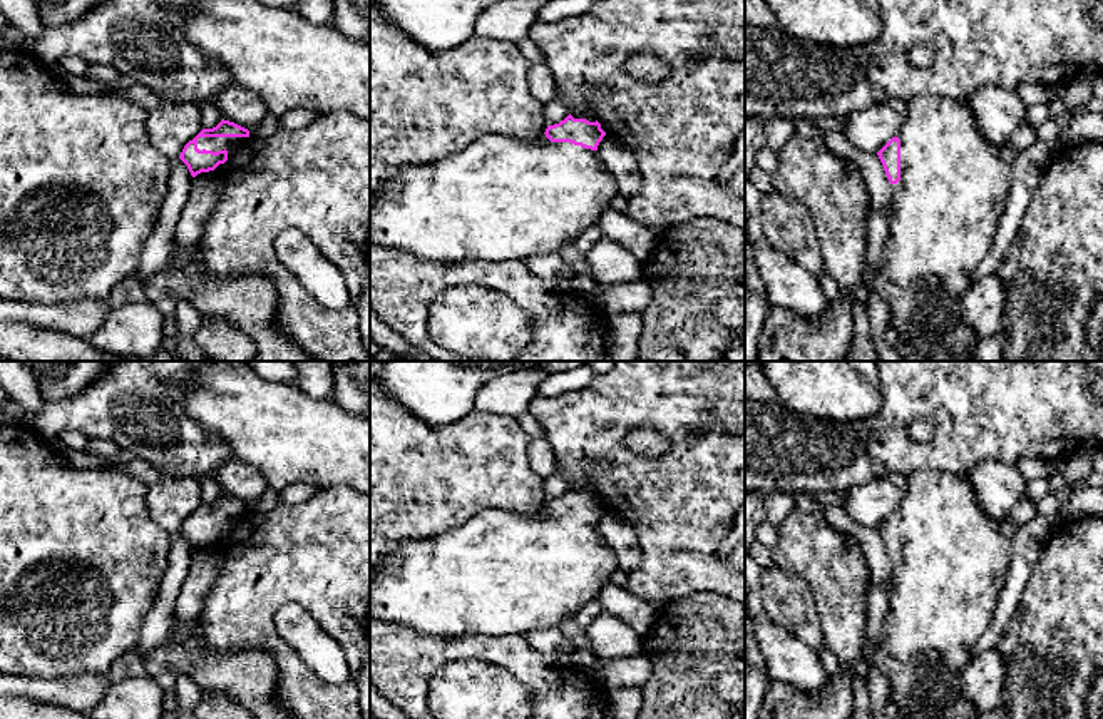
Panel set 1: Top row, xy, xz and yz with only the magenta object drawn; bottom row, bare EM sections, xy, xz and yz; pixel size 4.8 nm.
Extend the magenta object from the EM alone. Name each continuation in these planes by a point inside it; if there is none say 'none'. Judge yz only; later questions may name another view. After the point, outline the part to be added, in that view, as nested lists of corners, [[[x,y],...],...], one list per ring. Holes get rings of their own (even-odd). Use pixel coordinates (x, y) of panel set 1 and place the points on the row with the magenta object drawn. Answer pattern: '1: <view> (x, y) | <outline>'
1: yz (953, 188) | [[[941,95],[909,100],[895,137],[900,140],[900,181],[890,184],[892,217],[874,291],[890,311],[900,346],[912,346],[924,361],[971,361],[979,338],[962,321],[961,301],[994,241],[1011,164],[977,129],[964,102]]]

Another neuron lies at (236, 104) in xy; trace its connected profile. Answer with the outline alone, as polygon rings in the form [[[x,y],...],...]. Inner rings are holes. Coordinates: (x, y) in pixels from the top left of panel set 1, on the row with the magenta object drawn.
[[[236,82],[221,90],[213,102],[219,107],[224,120],[234,122],[248,130],[268,114],[263,99]]]

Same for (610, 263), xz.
[[[603,237],[587,252],[591,276],[601,284],[618,284],[623,279],[639,279],[643,264],[623,246]]]

